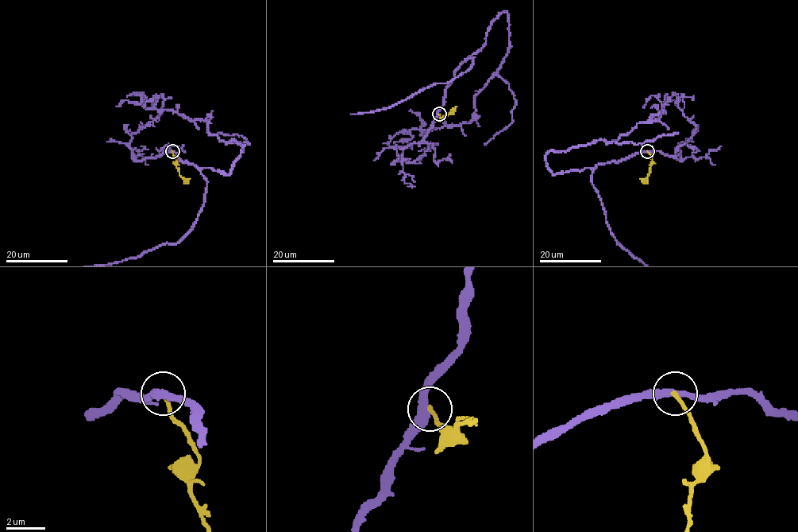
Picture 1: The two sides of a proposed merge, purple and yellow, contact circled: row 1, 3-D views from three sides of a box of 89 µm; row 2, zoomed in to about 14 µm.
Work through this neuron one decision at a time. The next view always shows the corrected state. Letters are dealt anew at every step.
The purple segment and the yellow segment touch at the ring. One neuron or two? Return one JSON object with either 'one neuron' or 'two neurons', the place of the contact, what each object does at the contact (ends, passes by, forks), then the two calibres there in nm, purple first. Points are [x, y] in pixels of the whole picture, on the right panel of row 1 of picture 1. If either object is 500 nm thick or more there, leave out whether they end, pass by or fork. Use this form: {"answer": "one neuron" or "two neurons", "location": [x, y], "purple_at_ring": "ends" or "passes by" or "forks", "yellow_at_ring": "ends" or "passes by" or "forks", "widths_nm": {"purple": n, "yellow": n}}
{"answer": "two neurons", "location": [647, 151], "purple_at_ring": "passes by", "yellow_at_ring": "ends", "widths_nm": {"purple": 360, "yellow": 200}}

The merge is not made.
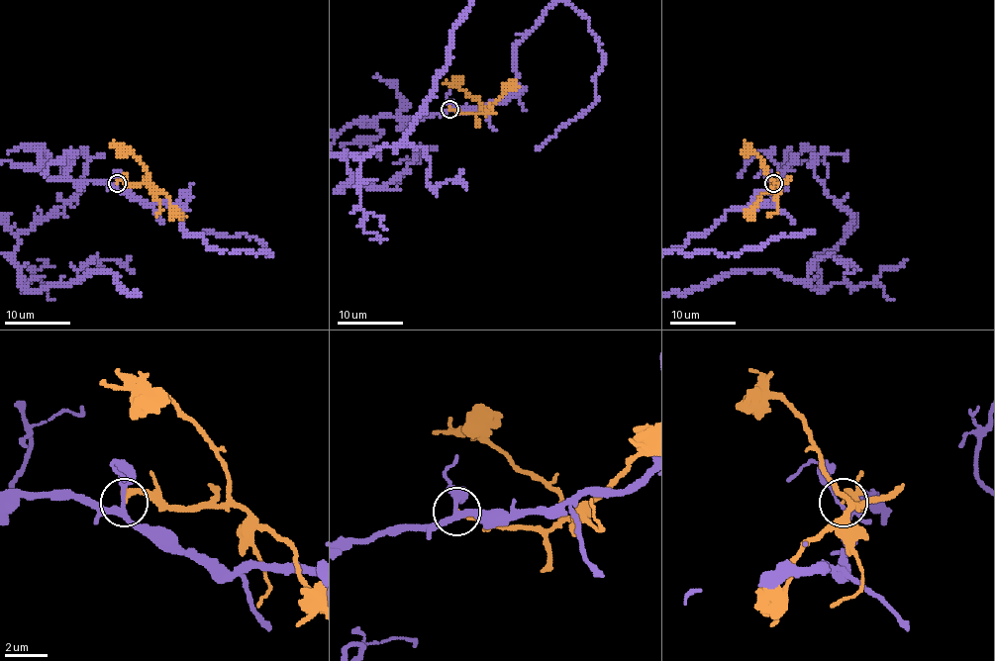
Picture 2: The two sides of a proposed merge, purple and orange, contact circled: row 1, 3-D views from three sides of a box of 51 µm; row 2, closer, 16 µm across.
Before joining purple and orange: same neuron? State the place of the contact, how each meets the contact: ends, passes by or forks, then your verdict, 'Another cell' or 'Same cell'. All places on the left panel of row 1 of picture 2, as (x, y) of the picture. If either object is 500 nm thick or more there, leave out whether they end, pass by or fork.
Place: (117, 183). At the ring purple forks. At the ring orange ends. Another cell

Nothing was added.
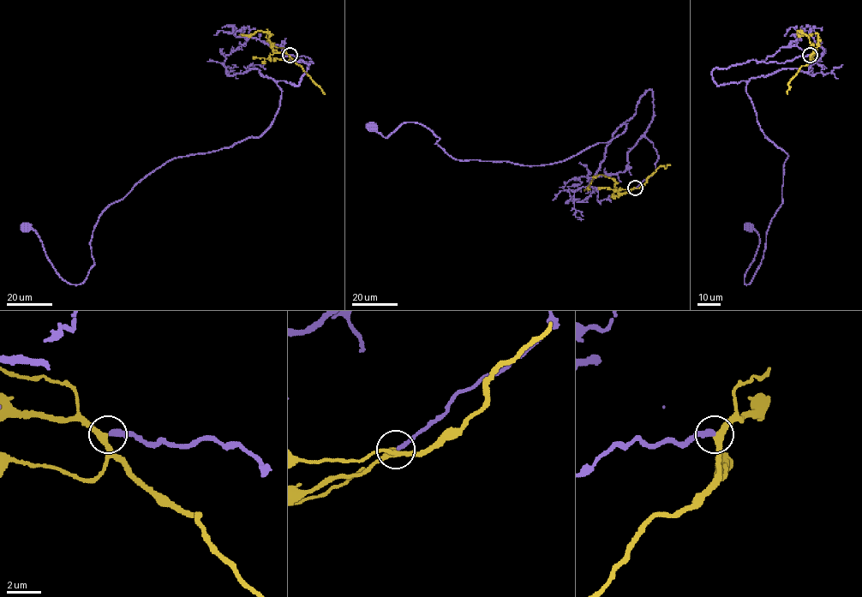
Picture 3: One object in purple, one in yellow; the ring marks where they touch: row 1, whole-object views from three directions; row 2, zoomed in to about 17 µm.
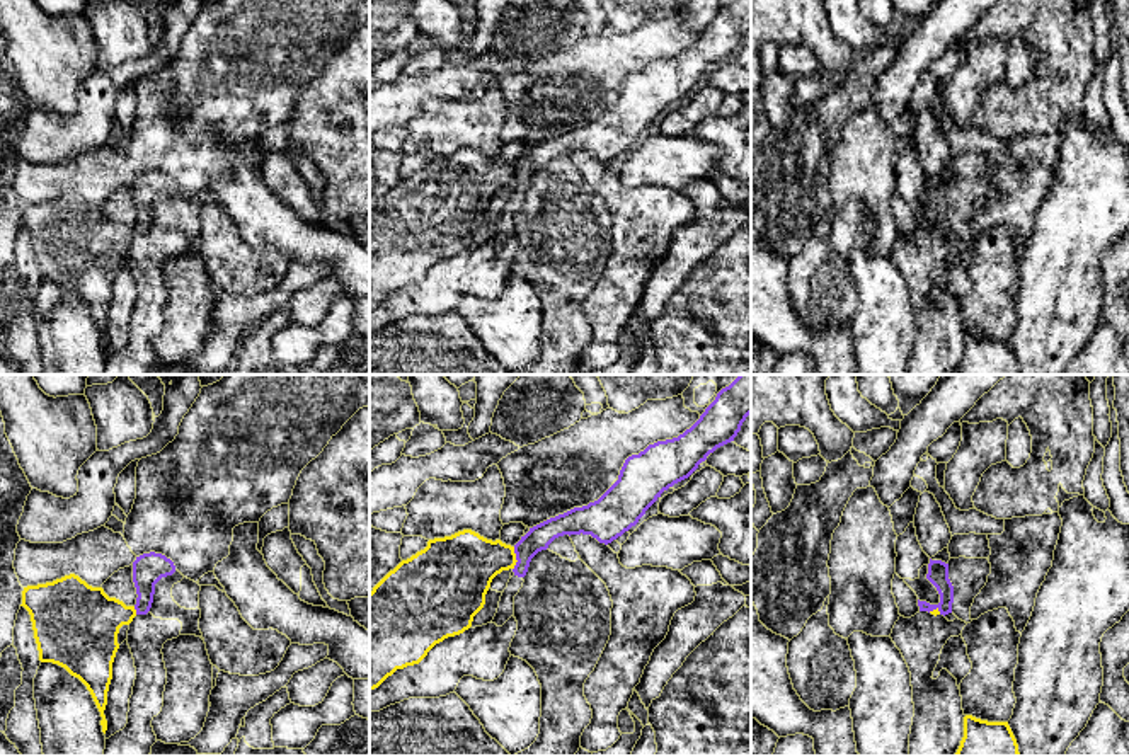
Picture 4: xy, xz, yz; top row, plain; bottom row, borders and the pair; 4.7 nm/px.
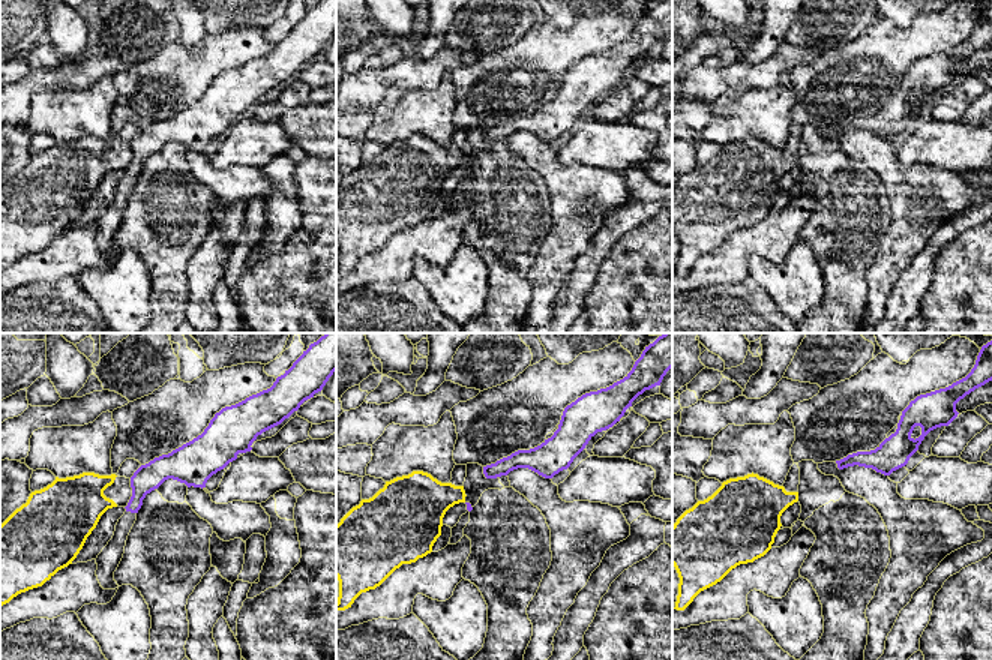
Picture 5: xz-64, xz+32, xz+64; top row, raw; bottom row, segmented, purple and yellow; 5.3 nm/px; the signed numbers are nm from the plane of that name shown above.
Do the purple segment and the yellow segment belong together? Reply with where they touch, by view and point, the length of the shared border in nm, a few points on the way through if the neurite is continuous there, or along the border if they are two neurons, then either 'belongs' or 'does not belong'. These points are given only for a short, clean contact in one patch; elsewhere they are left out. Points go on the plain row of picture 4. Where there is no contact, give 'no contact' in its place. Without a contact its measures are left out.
meets purple in xz at (516, 177); contact 110 nm long; border along xz (515, 166), (516, 183), (513, 188); does not belong

